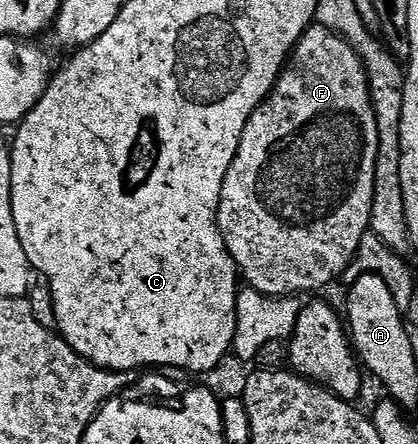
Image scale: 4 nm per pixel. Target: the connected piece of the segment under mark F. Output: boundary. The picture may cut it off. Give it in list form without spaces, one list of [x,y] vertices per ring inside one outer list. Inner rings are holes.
[[[311,25],[294,46],[282,74],[278,76],[274,88],[270,90],[270,96],[252,113],[240,137],[236,157],[224,177],[222,200],[218,206],[218,232],[222,234],[226,251],[234,258],[241,278],[260,293],[275,297],[306,297],[309,291],[318,291],[321,287],[328,286],[333,279],[341,280],[345,270],[354,260],[361,238],[370,231],[377,156],[378,118],[372,109],[372,97],[361,57],[356,53],[356,49],[352,49],[352,45],[348,45],[348,41],[344,41],[336,33],[332,33],[326,27]]]

